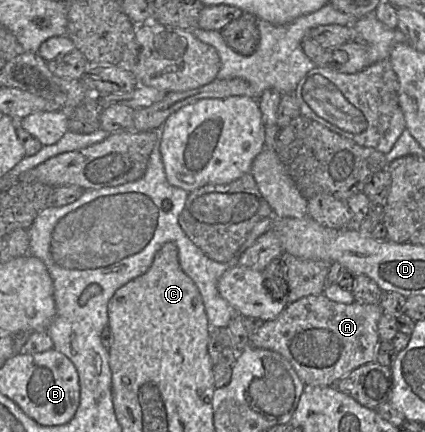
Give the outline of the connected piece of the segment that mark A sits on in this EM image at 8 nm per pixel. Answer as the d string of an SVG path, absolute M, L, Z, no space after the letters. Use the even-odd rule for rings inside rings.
M324 293L309 295L288 304L275 319L265 321L250 336L250 345L272 350L284 356L306 387L334 386L354 369L376 360L376 351L380 342L378 322L382 315L380 304L359 304L355 301L344 304L328 299Z

